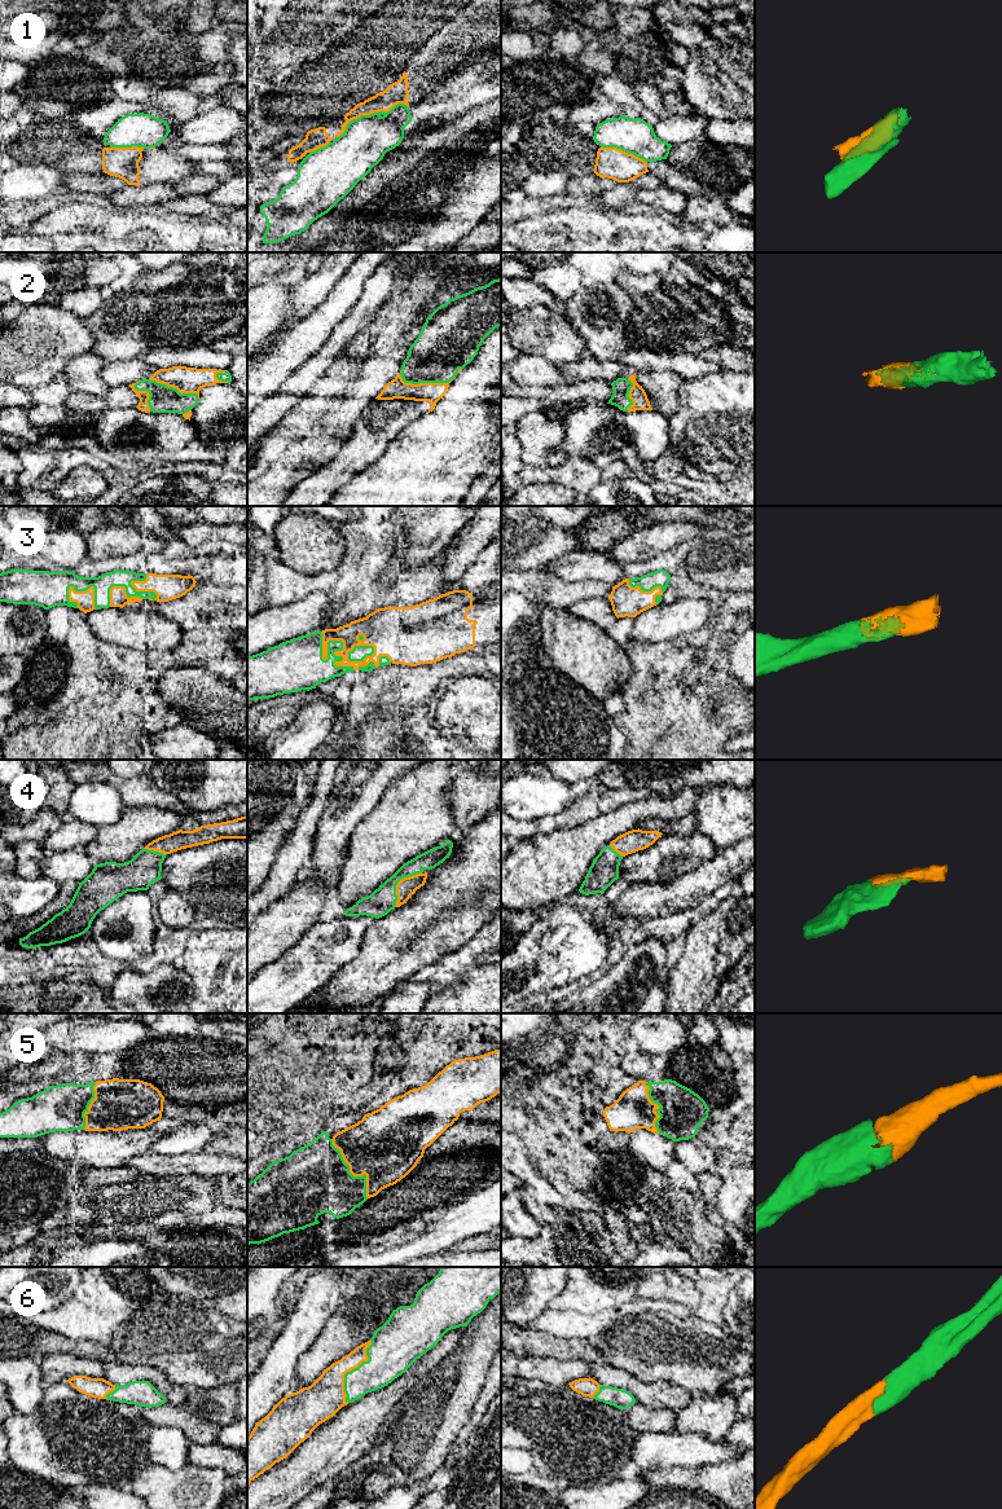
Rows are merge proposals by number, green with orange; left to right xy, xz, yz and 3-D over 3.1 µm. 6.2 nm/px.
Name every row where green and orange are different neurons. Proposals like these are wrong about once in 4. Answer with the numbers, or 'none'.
1

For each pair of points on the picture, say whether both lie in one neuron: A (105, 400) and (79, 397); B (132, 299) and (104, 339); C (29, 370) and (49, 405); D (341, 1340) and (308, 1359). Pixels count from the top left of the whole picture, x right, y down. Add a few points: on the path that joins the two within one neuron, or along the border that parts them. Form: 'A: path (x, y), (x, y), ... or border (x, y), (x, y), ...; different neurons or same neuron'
A: path (99, 401), (86, 401); same neuron
B: path (130, 309), (111, 329); same neuron
C: border (60, 375), (31, 391); different neurons
D: path (333, 1343), (316, 1359); same neuron

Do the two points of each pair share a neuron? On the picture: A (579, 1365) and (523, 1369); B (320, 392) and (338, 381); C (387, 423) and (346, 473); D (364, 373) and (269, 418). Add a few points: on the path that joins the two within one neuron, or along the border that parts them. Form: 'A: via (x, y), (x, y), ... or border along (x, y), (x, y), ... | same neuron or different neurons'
A: via (565, 1369), (537, 1369) | same neuron
B: via (324, 392), (334, 385) | same neuron
C: via (376, 435), (350, 461) | same neuron
D: border along (339, 355), (320, 379) | different neurons

